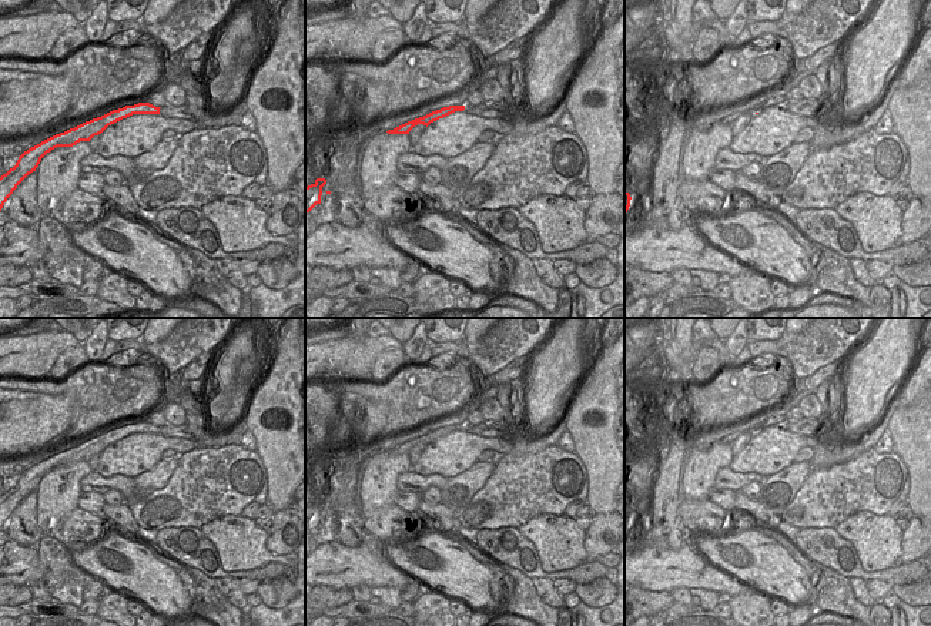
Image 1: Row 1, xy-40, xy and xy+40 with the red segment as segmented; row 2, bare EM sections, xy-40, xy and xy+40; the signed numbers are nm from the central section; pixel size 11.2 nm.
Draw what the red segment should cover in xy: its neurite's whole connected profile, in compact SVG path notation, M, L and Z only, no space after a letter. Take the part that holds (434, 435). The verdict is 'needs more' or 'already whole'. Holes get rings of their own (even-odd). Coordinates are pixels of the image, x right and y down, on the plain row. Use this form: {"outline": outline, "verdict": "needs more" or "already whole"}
{"outline": "M449 425L449 426L443 426L441 429L432 431L423 436L415 438L412 441L408 441L394 449L386 451L388 453L409 453L409 451L418 445L418 443L423 443L423 445L429 445L431 442L443 438L455 431L463 431L465 425Z", "verdict": "already whole"}

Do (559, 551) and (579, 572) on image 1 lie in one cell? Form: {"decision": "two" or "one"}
{"decision": "two"}

